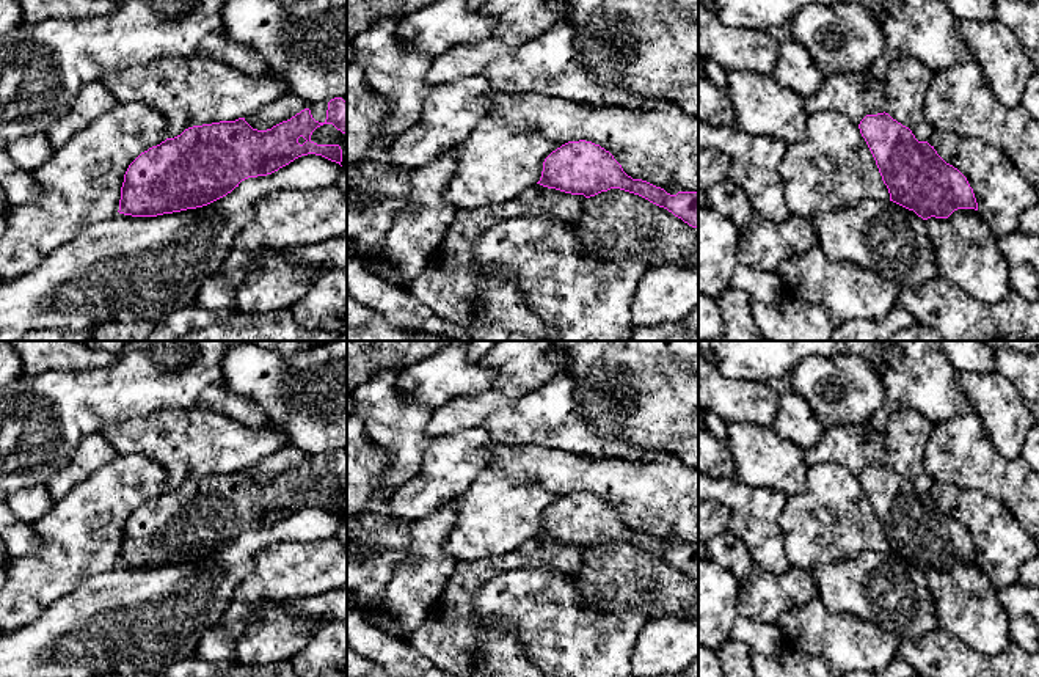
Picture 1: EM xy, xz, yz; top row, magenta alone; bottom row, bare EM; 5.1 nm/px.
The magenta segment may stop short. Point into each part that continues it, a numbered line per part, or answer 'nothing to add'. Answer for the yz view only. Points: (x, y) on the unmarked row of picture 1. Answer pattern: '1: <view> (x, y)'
1: yz (906, 432)

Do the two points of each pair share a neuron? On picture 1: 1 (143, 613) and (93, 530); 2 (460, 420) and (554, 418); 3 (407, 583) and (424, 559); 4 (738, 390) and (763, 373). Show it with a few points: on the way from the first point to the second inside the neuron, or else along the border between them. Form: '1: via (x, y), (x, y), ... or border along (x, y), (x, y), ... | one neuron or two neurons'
1: border along (118, 564), (98, 572), (82, 583) | two neurons
2: via (484, 412), (495, 412), (504, 418), (531, 418) | one neuron
3: via (413, 577), (424, 566) | one neuron
4: border along (718, 366), (729, 377), (768, 384) | two neurons

